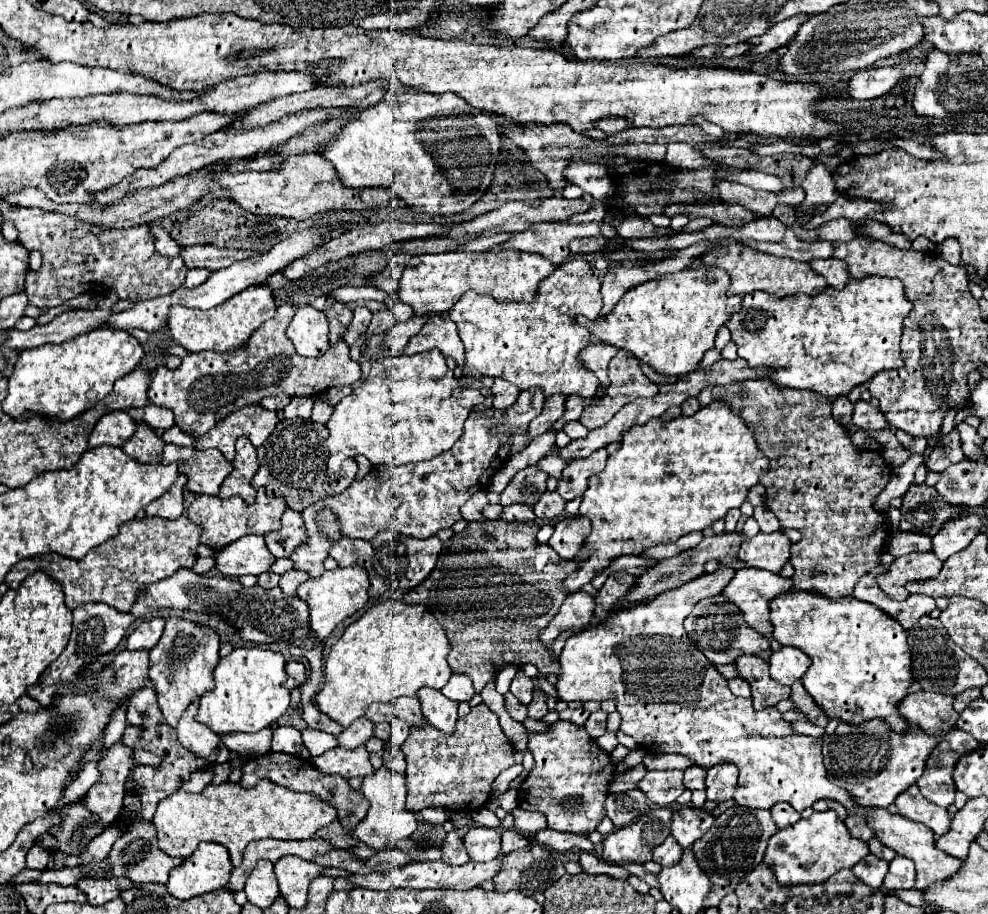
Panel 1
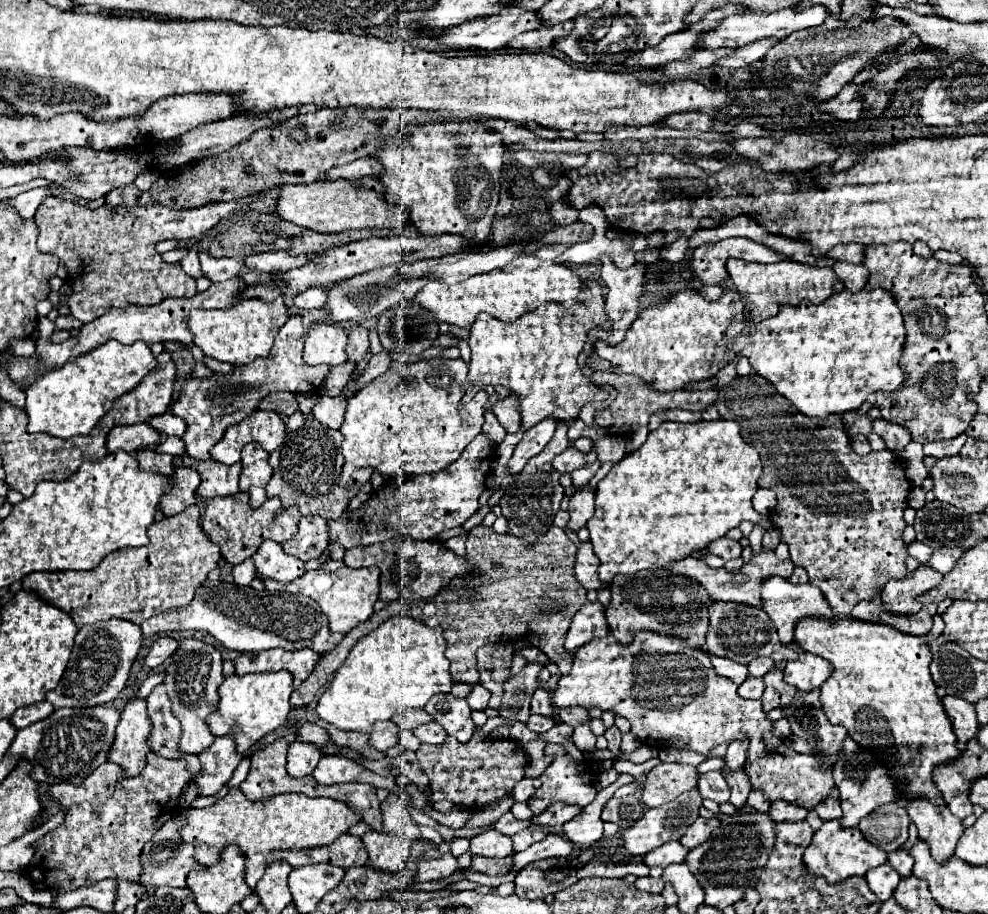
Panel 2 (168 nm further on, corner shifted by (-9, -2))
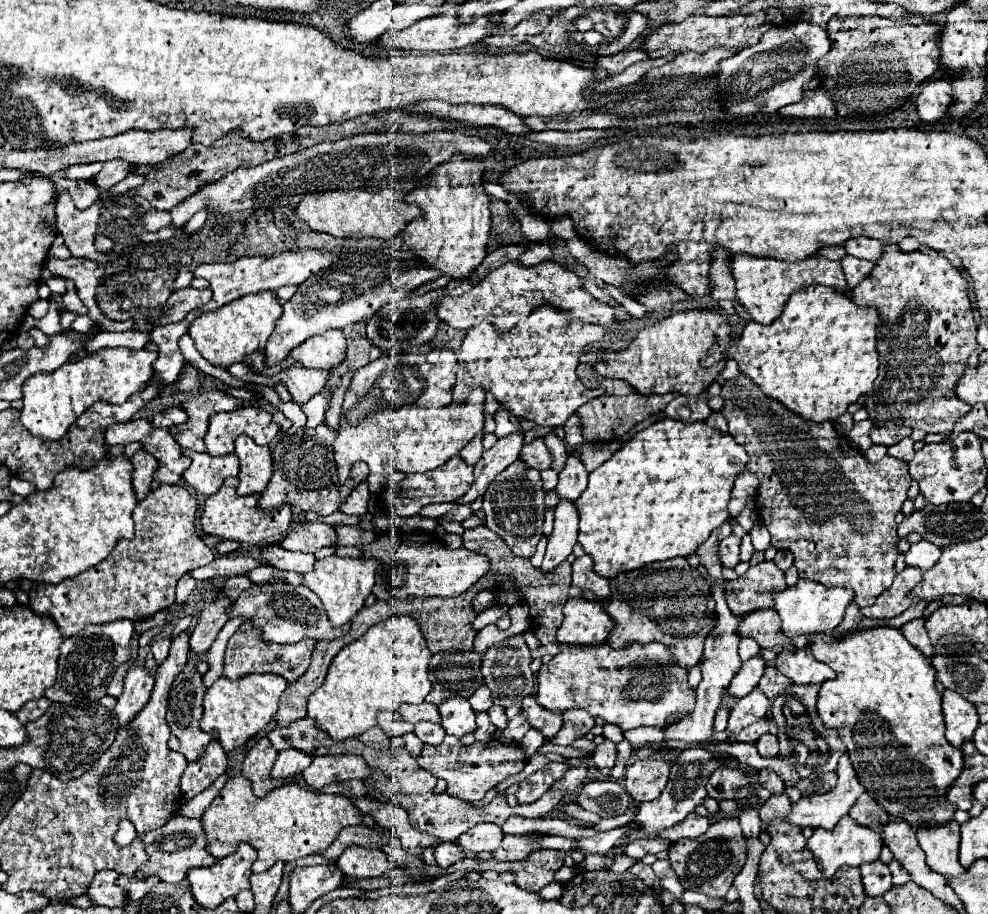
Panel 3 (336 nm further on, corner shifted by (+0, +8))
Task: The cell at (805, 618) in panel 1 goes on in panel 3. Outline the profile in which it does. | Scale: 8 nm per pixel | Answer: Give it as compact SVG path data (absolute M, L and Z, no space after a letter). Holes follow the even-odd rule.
M879 626L865 632L853 632L845 640L833 640L831 634L809 636L811 654L827 662L837 676L821 684L817 696L817 714L825 728L837 728L847 746L847 754L857 770L865 790L885 806L891 816L901 816L913 828L923 824L945 824L953 818L955 806L947 802L945 792L963 770L963 754L945 740L945 720L941 712L941 694L935 690L935 668L931 660L905 640L899 628Z

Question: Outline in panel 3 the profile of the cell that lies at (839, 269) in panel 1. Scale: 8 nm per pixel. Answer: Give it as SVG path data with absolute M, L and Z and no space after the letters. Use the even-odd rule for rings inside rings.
M845 256L841 260L841 266L843 266L843 272L845 272L845 280L847 280L847 286L849 290L855 288L863 278L869 276L871 268L873 268L873 262L869 260L861 260L861 258L855 258L855 256Z

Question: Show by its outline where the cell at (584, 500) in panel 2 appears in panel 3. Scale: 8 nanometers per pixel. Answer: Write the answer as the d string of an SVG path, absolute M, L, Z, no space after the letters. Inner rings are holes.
M559 500L559 504L555 506L555 526L549 536L547 552L541 566L545 572L553 570L571 554L577 542L577 530L579 530L577 524L579 524L579 514L577 514L575 502Z

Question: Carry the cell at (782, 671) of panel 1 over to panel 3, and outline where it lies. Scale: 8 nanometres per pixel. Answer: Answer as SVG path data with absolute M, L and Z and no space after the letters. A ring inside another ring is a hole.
M781 652L777 654L775 668L785 674L795 684L821 684L835 676L835 672L825 664L815 660L809 652Z

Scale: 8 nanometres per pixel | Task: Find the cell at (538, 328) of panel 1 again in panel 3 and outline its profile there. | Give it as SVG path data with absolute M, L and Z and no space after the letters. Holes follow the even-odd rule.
M547 304L535 308L509 332L497 332L491 324L477 324L467 330L459 348L461 376L455 392L469 395L471 388L481 386L483 390L491 390L497 402L507 406L515 416L533 420L539 426L563 426L579 406L603 394L601 388L585 388L575 374L583 348L603 340L603 336L601 326Z

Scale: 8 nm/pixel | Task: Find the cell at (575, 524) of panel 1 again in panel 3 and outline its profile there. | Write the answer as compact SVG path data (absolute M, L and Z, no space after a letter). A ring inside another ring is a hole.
M589 554L575 558L575 562L573 562L573 586L579 586L583 590L591 590L599 600L605 600L611 594L607 580L597 576L597 572L593 572L593 560Z

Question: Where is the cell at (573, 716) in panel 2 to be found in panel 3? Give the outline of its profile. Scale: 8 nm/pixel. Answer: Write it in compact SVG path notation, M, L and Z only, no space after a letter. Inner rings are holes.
M573 708L573 710L565 710L563 712L563 726L561 732L557 732L557 736L553 740L547 740L551 744L561 744L561 746L569 746L575 738L585 736L591 726L593 726L593 718L587 714L587 710L583 708Z

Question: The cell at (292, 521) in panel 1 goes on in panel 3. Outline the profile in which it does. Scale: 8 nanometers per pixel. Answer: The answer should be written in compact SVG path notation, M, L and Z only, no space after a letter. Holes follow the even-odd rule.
M301 520L281 540L283 548L295 552L315 552L329 544L335 544L335 532L321 520Z

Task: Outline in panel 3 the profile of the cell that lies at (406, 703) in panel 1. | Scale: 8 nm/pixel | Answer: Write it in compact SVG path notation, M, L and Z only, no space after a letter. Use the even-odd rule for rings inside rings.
M419 722L415 724L415 730L413 730L425 744L441 744L443 742L443 736L445 736L445 730L441 724L429 724L429 722Z

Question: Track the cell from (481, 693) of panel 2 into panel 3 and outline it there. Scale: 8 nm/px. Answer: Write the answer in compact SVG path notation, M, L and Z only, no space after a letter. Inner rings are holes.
M483 684L481 688L477 688L477 692L473 692L473 696L469 698L469 704L473 706L473 710L481 712L481 710L489 710L489 706L493 704L491 702L491 692L489 688Z

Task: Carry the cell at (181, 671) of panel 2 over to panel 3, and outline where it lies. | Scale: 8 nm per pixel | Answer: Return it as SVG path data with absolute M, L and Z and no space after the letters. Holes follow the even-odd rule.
M189 660L181 672L181 676L177 676L177 680L173 682L173 688L169 692L169 706L167 706L167 724L171 728L171 738L169 738L169 748L175 752L181 752L187 762L195 762L205 746L215 740L213 734L203 732L199 728L199 720L203 716L203 696L205 696L205 684L203 684L203 674L197 672L197 660Z

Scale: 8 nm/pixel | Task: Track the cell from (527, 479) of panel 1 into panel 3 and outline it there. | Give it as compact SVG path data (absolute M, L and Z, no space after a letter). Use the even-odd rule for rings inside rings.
M527 468L525 476L513 480L493 480L487 492L483 494L483 512L485 512L485 526L499 534L507 546L517 554L531 558L535 552L535 544L543 534L543 514L545 514L545 490L541 472L535 468Z

